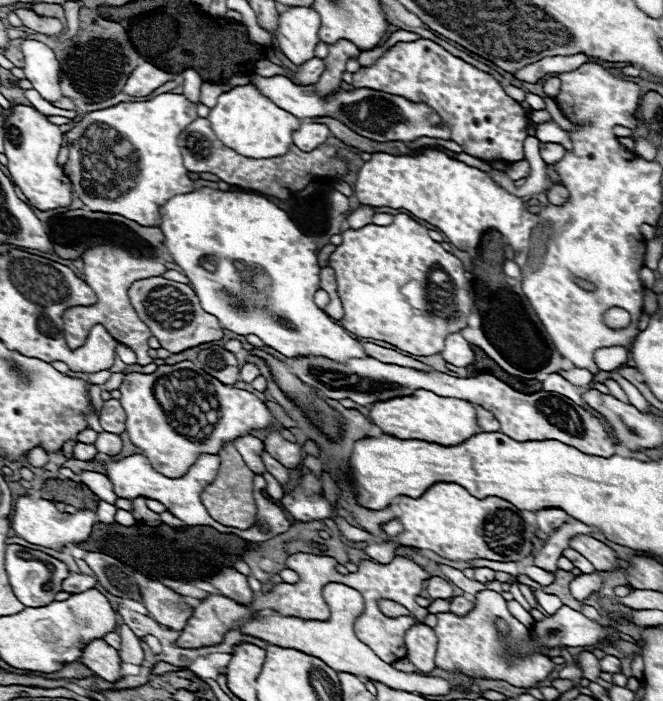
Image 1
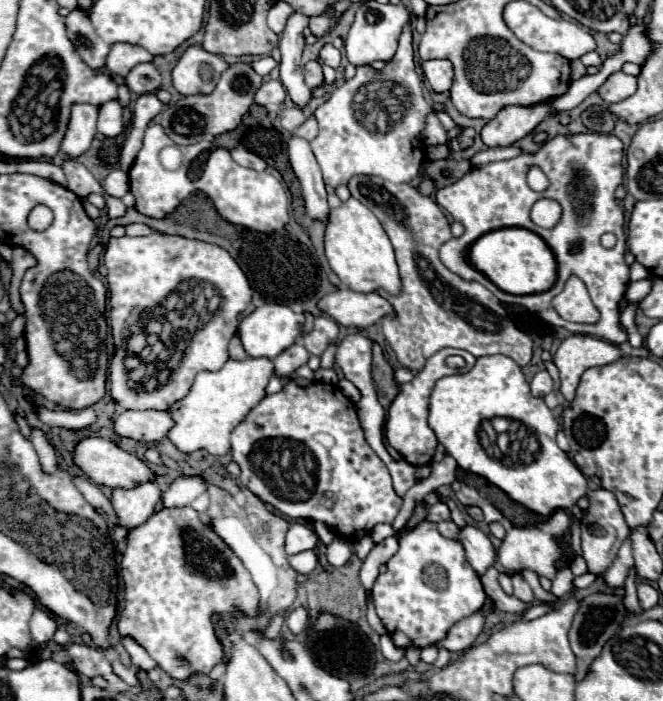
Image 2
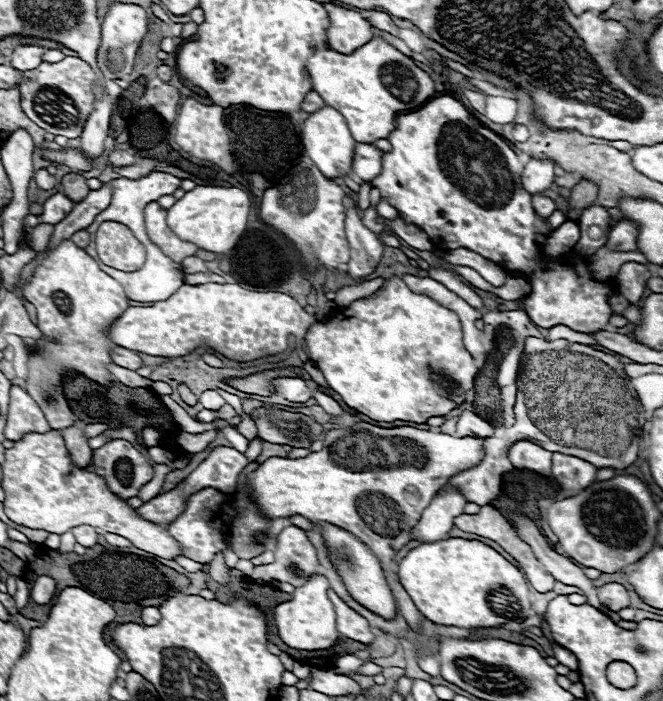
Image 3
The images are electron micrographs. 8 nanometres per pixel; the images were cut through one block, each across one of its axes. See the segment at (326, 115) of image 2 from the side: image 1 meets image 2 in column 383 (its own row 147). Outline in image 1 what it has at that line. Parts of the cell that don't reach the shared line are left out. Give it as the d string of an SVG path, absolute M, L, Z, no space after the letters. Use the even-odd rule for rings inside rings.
M160 94L146 102L122 102L118 106L88 112L82 122L78 122L66 136L70 156L64 164L64 172L72 182L72 192L80 198L88 210L120 214L140 226L160 226L160 208L166 200L194 192L194 182L182 164L182 154L178 148L178 134L182 128L196 120L196 106L188 102L182 94Z

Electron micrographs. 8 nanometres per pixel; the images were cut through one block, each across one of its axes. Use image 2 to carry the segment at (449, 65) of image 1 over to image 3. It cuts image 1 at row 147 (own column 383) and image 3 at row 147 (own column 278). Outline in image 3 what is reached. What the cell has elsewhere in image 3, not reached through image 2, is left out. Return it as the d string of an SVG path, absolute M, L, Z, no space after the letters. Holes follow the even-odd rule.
M444 92L430 98L414 112L400 112L396 116L396 128L388 136L392 150L382 154L382 172L372 180L372 186L380 190L384 198L398 210L398 214L422 228L432 244L442 250L468 248L506 270L522 272L530 284L532 294L524 300L524 310L536 326L550 328L564 324L576 332L598 332L608 326L610 304L608 298L614 294L612 282L594 280L588 258L582 258L578 252L568 252L560 258L548 258L542 246L536 242L536 236L550 236L548 220L540 218L532 206L532 194L522 188L522 168L518 154L512 150L508 140L502 140L496 132L486 128L468 108L456 100L452 94Z

